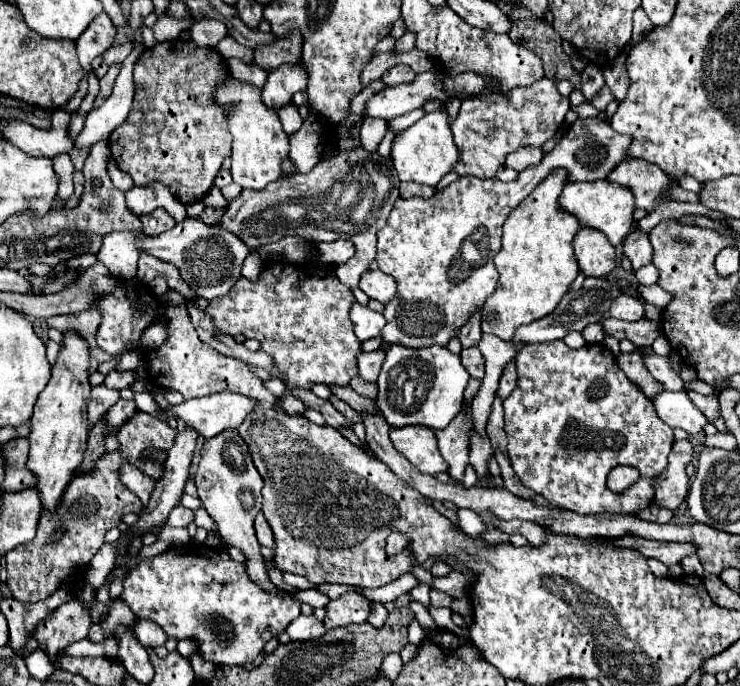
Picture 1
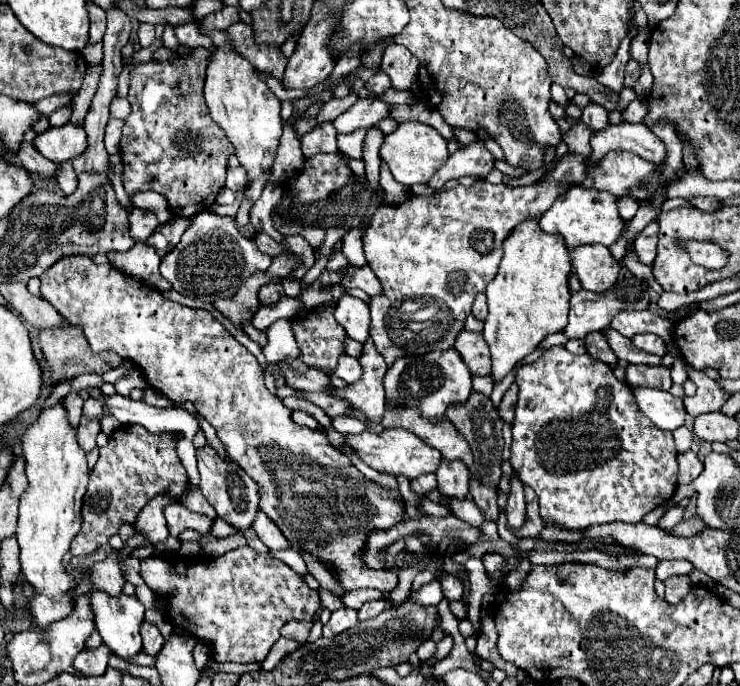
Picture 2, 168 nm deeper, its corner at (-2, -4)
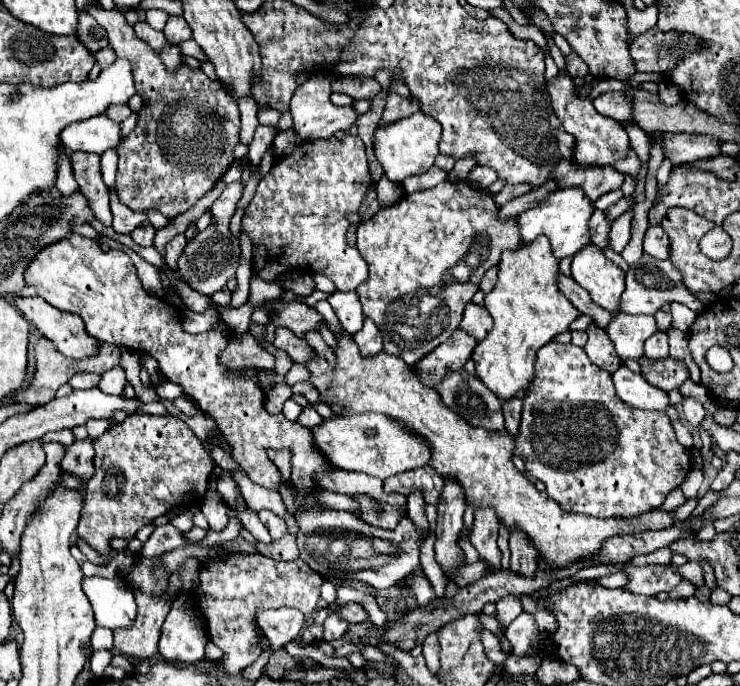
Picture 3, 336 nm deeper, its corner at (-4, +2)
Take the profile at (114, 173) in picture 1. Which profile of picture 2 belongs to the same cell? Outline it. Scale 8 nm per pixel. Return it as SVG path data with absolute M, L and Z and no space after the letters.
M139 192L131 198L131 202L137 206L137 208L143 208L143 210L151 210L159 222L167 222L171 218L171 212L169 212L169 206L167 206L167 200L157 194L157 192Z

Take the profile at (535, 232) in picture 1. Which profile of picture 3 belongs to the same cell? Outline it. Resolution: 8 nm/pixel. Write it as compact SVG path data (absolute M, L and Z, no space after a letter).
M539 236L533 244L523 244L517 252L503 252L495 288L485 296L485 308L493 316L493 330L473 350L479 380L501 400L523 396L533 380L535 354L555 334L565 332L579 316L579 310L561 296L557 288L559 260L553 258L549 240Z

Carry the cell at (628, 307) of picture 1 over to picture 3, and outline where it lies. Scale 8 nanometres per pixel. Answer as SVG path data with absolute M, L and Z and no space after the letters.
M617 314L607 328L607 334L615 344L619 358L625 360L625 358L641 358L643 342L657 330L659 328L655 316Z

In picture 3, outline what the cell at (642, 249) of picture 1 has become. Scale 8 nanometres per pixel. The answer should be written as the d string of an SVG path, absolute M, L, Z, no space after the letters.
M661 226L647 228L645 238L643 238L643 252L659 260L669 258L669 236L663 232Z

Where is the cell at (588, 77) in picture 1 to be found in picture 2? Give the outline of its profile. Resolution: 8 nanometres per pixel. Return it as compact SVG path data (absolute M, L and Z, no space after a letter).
M589 104L587 108L583 108L581 120L587 126L591 126L593 130L603 130L609 124L609 112L603 106L599 106L599 104Z

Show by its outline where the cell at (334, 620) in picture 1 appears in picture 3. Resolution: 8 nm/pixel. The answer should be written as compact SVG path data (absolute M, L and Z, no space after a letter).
M331 612L323 626L325 626L325 640L335 640L347 630L349 624L345 624L345 620L341 620L341 616L337 616L337 612Z

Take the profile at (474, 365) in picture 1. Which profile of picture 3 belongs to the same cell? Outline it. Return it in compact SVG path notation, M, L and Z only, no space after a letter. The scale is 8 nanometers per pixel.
M473 302L467 304L461 326L459 326L461 330L469 332L477 342L481 342L489 334L491 326L493 326L493 320L491 320L489 312L483 306L475 306Z

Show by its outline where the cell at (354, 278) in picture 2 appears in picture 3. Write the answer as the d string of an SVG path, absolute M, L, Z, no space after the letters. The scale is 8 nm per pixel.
M345 134L341 140L301 142L293 154L277 160L259 182L241 222L241 228L253 240L255 274L263 280L274 281L274 270L266 264L276 264L276 261L279 264L278 258L285 258L291 268L311 268L313 272L325 274L337 290L347 292L363 284L369 278L369 264L355 246L345 242L349 228L345 216L357 212L367 186L369 166L365 144L359 136Z

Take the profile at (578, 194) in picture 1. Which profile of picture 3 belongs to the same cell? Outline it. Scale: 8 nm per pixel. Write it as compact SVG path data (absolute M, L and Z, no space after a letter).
M561 188L559 192L549 194L543 202L539 202L535 208L523 212L519 216L521 224L521 238L523 242L533 242L539 234L545 234L553 246L553 254L561 260L565 256L573 256L579 252L585 244L591 242L591 230L589 230L589 220L593 214L595 206L593 202L581 192L581 188Z

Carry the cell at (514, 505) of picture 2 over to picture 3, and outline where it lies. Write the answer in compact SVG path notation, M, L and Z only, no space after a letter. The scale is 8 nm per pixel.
M511 532L509 548L511 548L511 570L531 578L535 574L537 548L533 548L533 544L529 544L529 540L521 536L521 532Z

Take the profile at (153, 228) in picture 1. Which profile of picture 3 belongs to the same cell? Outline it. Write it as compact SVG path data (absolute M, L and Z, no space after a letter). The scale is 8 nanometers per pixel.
M177 234L171 242L167 242L167 246L165 246L165 262L167 262L171 268L177 268L175 262L177 262L177 258L179 258L179 254L183 252L185 244L187 244L185 234Z

